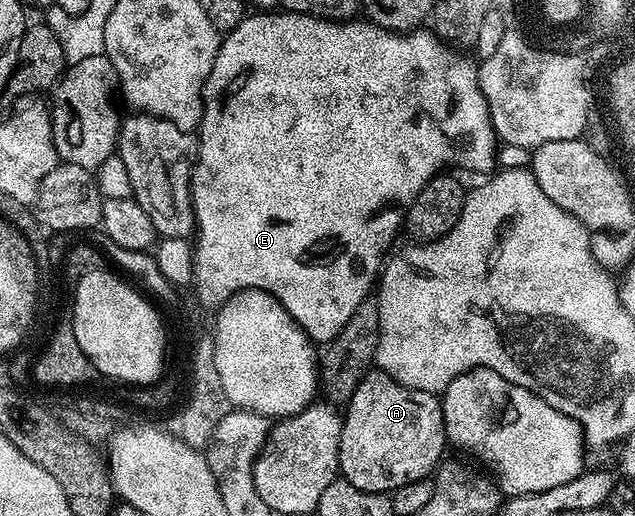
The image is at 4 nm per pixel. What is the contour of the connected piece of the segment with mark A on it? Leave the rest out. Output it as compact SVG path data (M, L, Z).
M379 369L369 370L348 399L340 425L339 474L358 489L391 493L410 481L429 478L445 458L444 405L431 391L402 385Z

